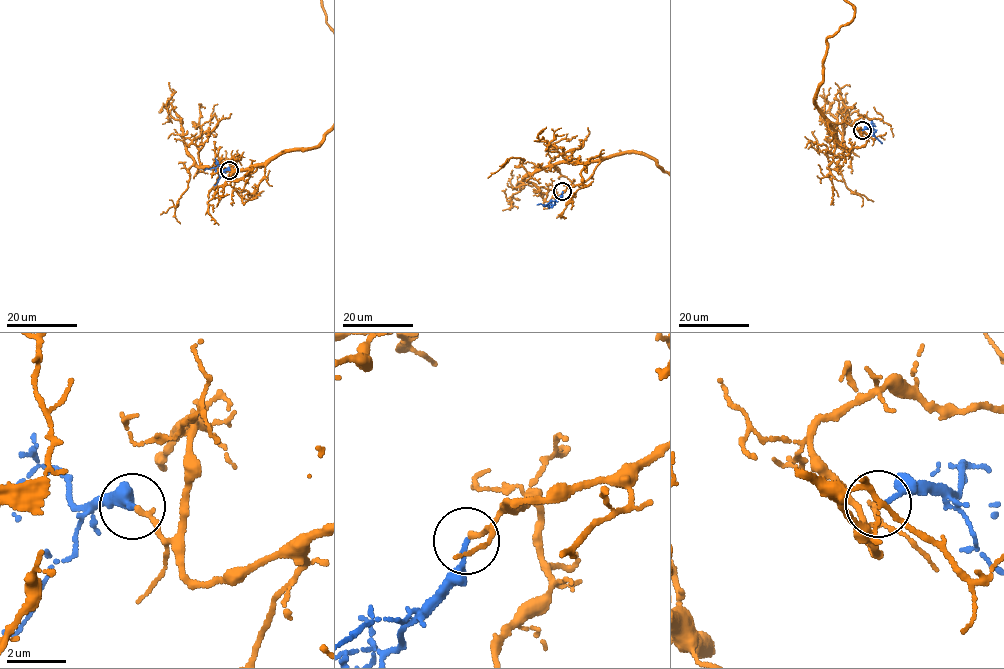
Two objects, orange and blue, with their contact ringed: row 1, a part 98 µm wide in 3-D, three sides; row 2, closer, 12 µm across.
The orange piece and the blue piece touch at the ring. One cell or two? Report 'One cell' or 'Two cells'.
One cell

